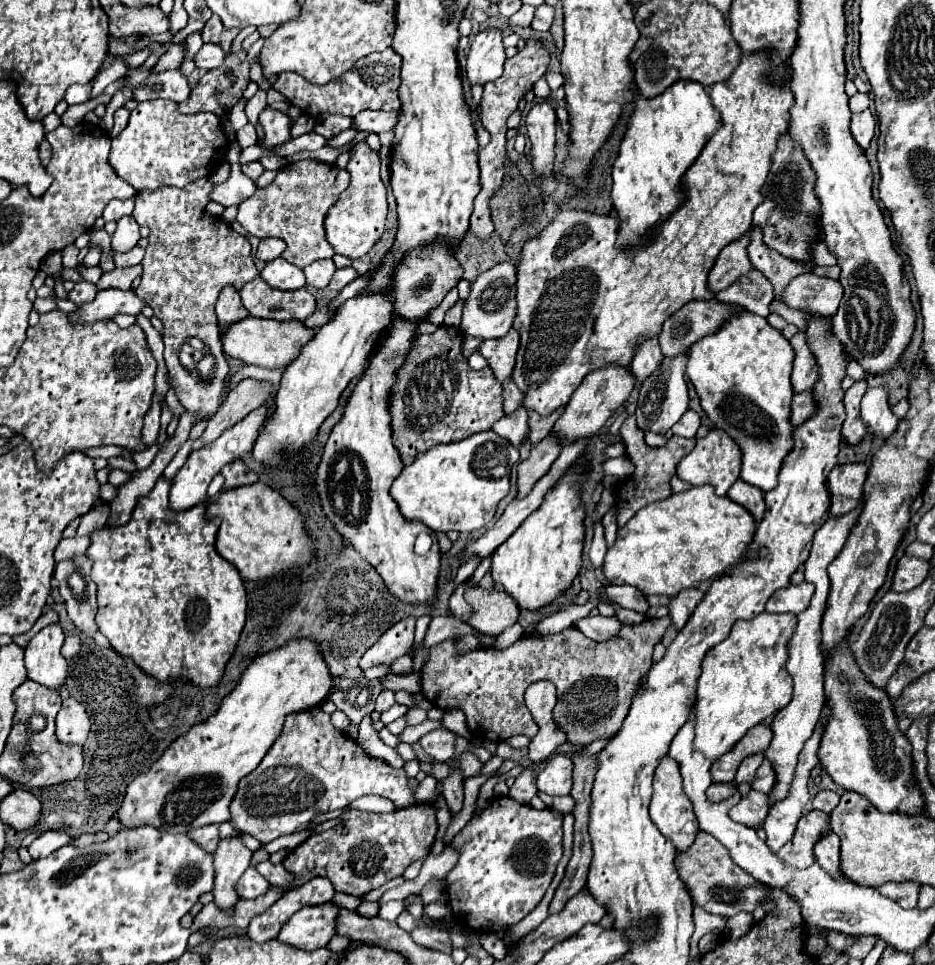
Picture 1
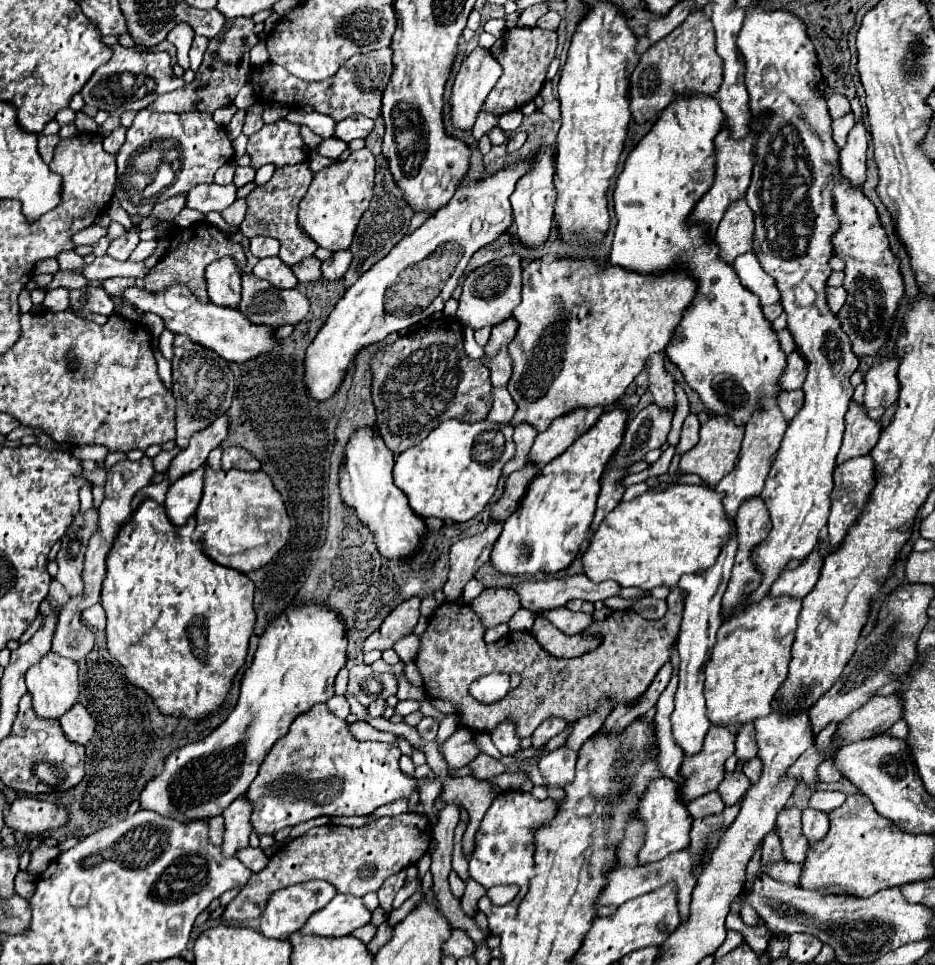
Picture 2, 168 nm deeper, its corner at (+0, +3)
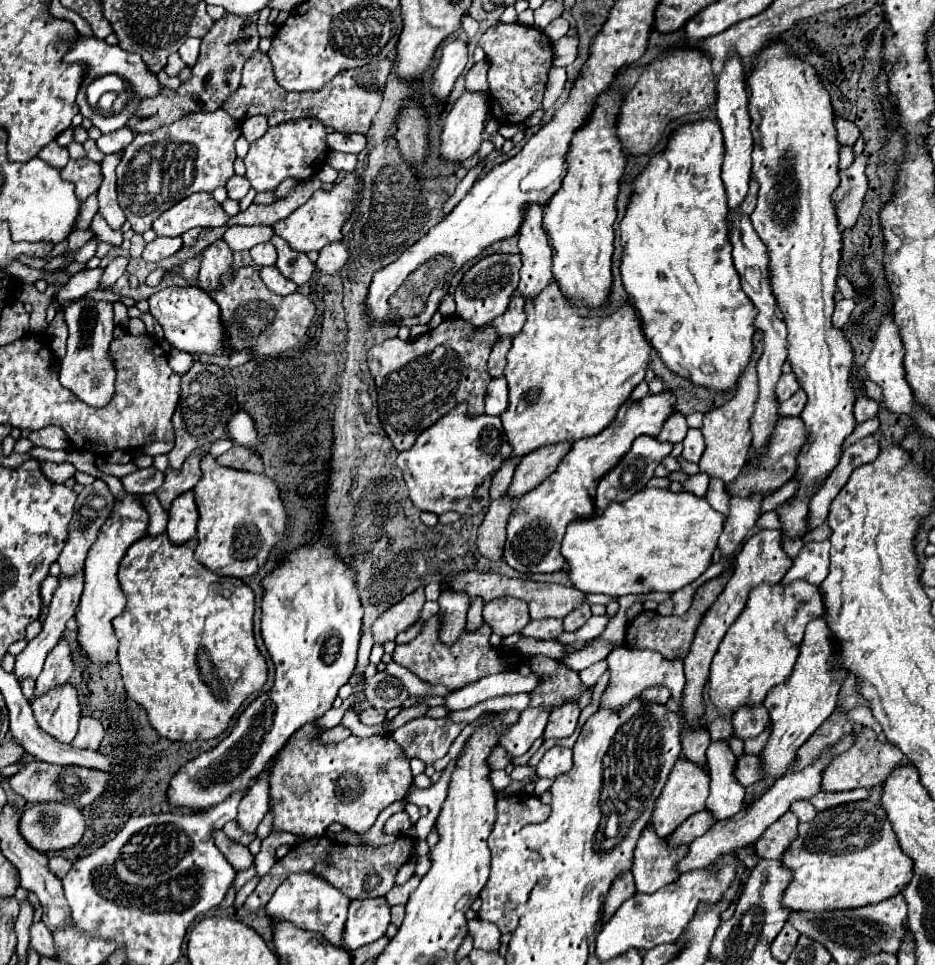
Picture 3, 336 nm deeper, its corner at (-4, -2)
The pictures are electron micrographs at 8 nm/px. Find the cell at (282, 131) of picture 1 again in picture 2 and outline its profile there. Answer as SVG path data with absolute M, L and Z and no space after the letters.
M286 119L264 125L258 133L250 135L246 153L250 155L252 169L260 169L268 163L274 167L296 165L310 157L310 149L300 137L300 127Z

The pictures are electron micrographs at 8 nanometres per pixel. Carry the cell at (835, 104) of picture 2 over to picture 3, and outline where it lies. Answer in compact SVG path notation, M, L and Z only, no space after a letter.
M836 116L836 130L838 130L838 140L840 144L854 144L856 138L860 136L860 130L856 126L856 122Z

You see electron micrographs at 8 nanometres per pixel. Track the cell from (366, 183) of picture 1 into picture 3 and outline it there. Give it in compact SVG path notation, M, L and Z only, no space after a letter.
M348 172L346 178L336 182L332 190L316 190L306 204L294 210L288 218L276 222L272 226L274 234L282 236L296 252L322 250L330 242L342 242L342 226L346 218L350 218L350 210L354 210L354 202L358 202L358 198L362 198L362 182L358 182L358 174Z

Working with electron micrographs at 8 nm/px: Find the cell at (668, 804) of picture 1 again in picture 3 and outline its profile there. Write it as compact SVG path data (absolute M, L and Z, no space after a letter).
M646 826L646 830L642 832L638 846L634 850L634 882L636 882L636 890L638 892L656 892L658 888L674 882L678 878L678 874L674 872L674 864L678 862L678 858L686 856L688 846L680 844L680 846L670 846L670 836L660 838L652 826Z

